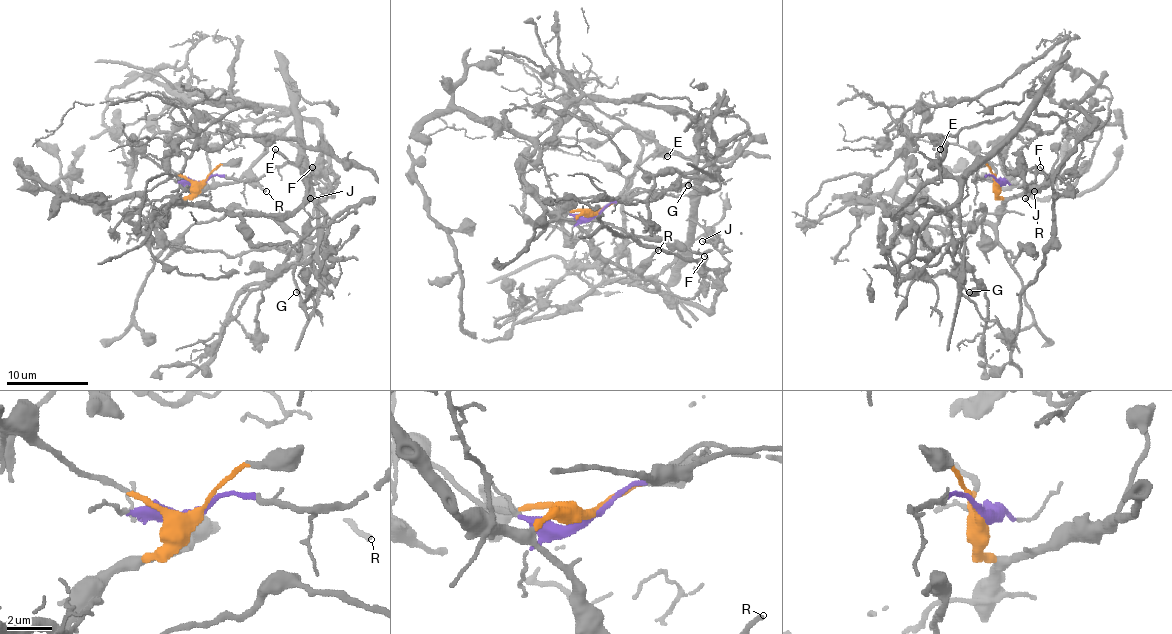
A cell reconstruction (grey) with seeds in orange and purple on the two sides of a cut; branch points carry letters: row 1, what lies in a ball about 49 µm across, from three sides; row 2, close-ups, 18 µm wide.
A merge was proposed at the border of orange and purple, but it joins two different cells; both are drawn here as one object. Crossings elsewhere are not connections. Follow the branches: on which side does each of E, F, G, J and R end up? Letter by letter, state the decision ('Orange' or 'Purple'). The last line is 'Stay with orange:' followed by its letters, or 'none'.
E: Purple
F: Purple
G: Purple
J: Purple
R: Orange
Stay with orange: R

